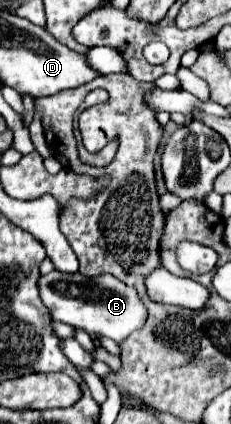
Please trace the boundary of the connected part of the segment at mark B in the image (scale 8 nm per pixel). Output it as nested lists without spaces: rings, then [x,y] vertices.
[[[52,271],[48,275],[38,277],[38,291],[42,303],[46,305],[54,321],[62,321],[72,327],[84,329],[90,337],[104,335],[114,341],[122,341],[132,331],[140,329],[146,321],[146,307],[140,303],[136,289],[120,283],[112,275],[84,277],[80,273],[68,275],[68,273]]]

